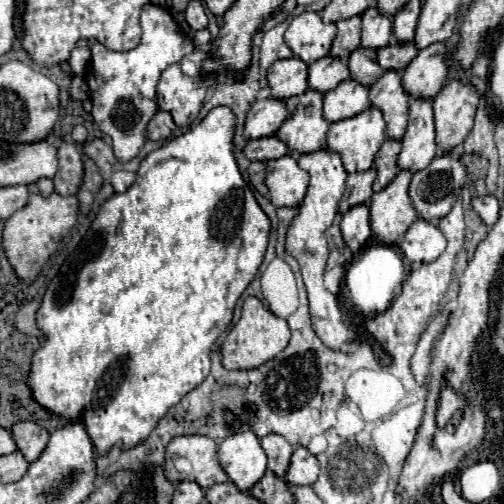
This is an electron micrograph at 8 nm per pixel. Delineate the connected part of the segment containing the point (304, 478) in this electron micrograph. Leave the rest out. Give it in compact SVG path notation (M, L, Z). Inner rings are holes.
M304 447L294 449L292 459L290 459L290 467L284 475L284 481L288 485L314 485L316 477L318 477L316 457Z

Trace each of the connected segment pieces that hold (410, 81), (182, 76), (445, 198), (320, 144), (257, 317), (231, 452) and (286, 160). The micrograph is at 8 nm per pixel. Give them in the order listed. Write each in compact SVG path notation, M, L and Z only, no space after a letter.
M444 43L430 45L412 59L402 71L402 87L410 97L432 101L448 79L448 47Z
M180 63L170 65L162 73L156 87L158 109L170 113L180 129L190 127L198 117L204 95L212 81L212 77L202 79L200 75L186 75Z
M444 153L444 155L434 157L434 161L426 169L414 173L410 187L408 187L408 197L410 197L412 207L418 213L418 217L424 221L430 221L430 223L436 223L442 217L446 217L450 213L454 201L460 195L464 179L466 179L466 169L460 163L460 159L452 157L452 153Z
M306 91L286 99L288 119L276 131L276 139L286 143L290 153L314 153L326 147L328 123L322 117L322 93Z
M248 297L242 305L242 317L228 333L226 341L222 343L222 365L226 369L254 369L266 363L268 359L276 357L290 341L288 323L274 313L270 313L256 297Z
M252 431L226 437L218 445L216 457L228 479L240 491L248 491L266 471L266 455Z
M292 155L266 163L264 183L274 207L296 207L308 189L308 173L302 171Z

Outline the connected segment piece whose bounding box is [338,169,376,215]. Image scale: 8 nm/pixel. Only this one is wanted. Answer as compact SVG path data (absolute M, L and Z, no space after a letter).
M368 169L364 173L352 173L348 175L346 179L346 191L340 199L340 213L344 215L348 209L356 207L356 205L368 205L370 203L370 197L372 197L372 183L374 183L374 177L376 177L376 171L374 169Z

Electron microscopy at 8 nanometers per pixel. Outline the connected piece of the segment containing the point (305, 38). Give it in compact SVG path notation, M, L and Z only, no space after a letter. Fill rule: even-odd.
M306 11L292 19L284 33L284 41L296 57L310 65L328 55L334 35L336 35L334 23L322 23L318 13Z

